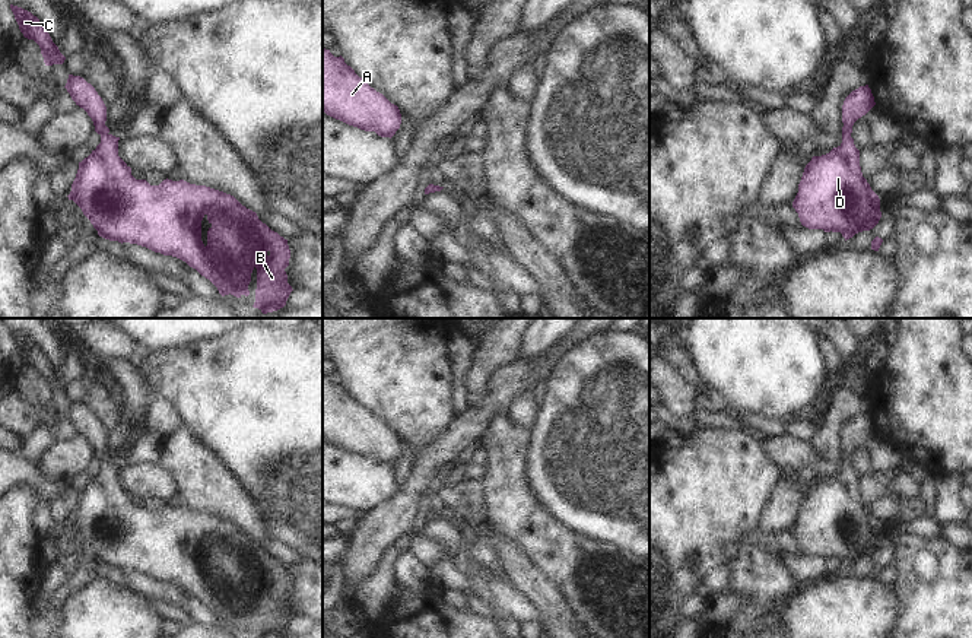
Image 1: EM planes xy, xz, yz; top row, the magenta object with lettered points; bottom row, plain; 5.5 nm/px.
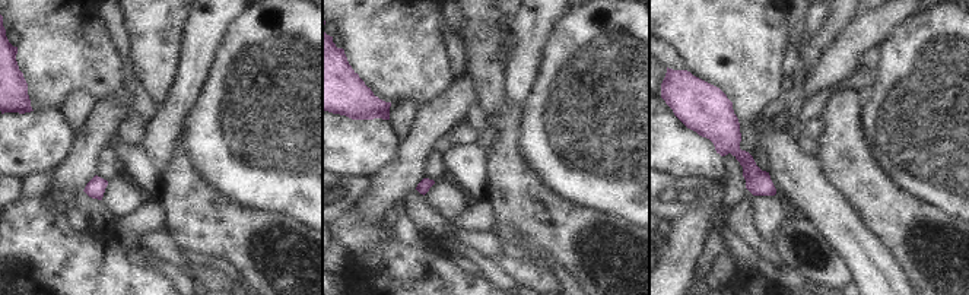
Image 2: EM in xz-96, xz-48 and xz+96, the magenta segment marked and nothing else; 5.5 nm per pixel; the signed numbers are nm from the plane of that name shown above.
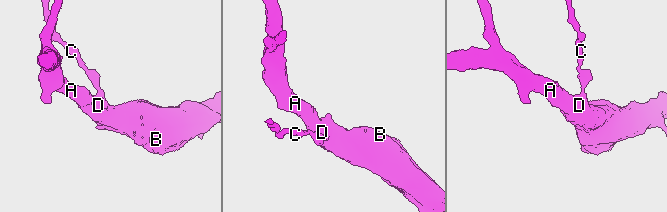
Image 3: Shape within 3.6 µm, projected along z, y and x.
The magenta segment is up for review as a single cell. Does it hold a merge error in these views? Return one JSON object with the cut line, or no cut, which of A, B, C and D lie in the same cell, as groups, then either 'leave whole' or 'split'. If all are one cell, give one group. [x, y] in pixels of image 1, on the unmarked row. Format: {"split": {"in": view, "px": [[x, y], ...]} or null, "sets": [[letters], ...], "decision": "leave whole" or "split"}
{"split": null, "sets": [["A", "B", "C", "D"]], "decision": "leave whole"}

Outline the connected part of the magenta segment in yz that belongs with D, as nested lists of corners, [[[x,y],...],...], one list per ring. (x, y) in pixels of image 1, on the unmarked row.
[[[868,412],[860,413],[845,425],[842,432],[842,470],[826,482],[811,485],[804,495],[798,520],[792,529],[803,553],[823,556],[825,559],[841,559],[846,568],[858,559],[873,556],[879,550],[882,545],[880,526],[863,504],[860,477],[851,464],[854,450],[874,432],[874,423]]]

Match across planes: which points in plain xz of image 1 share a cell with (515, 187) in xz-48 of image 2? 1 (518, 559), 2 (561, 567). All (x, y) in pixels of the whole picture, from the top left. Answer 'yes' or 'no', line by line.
1: no
2: yes

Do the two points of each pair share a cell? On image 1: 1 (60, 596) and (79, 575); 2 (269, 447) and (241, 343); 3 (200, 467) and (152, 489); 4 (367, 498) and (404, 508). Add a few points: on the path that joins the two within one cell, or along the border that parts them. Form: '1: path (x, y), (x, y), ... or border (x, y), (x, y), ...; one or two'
1: path (63, 592), (75, 580); one
2: path (269, 421), (269, 405), (254, 390), (250, 370); one
3: border (158, 463), (172, 478), (177, 494); two
4: border (397, 488), (380, 505), (364, 513); two

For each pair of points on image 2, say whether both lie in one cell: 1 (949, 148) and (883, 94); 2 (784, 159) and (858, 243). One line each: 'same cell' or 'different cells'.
1: same cell
2: same cell

